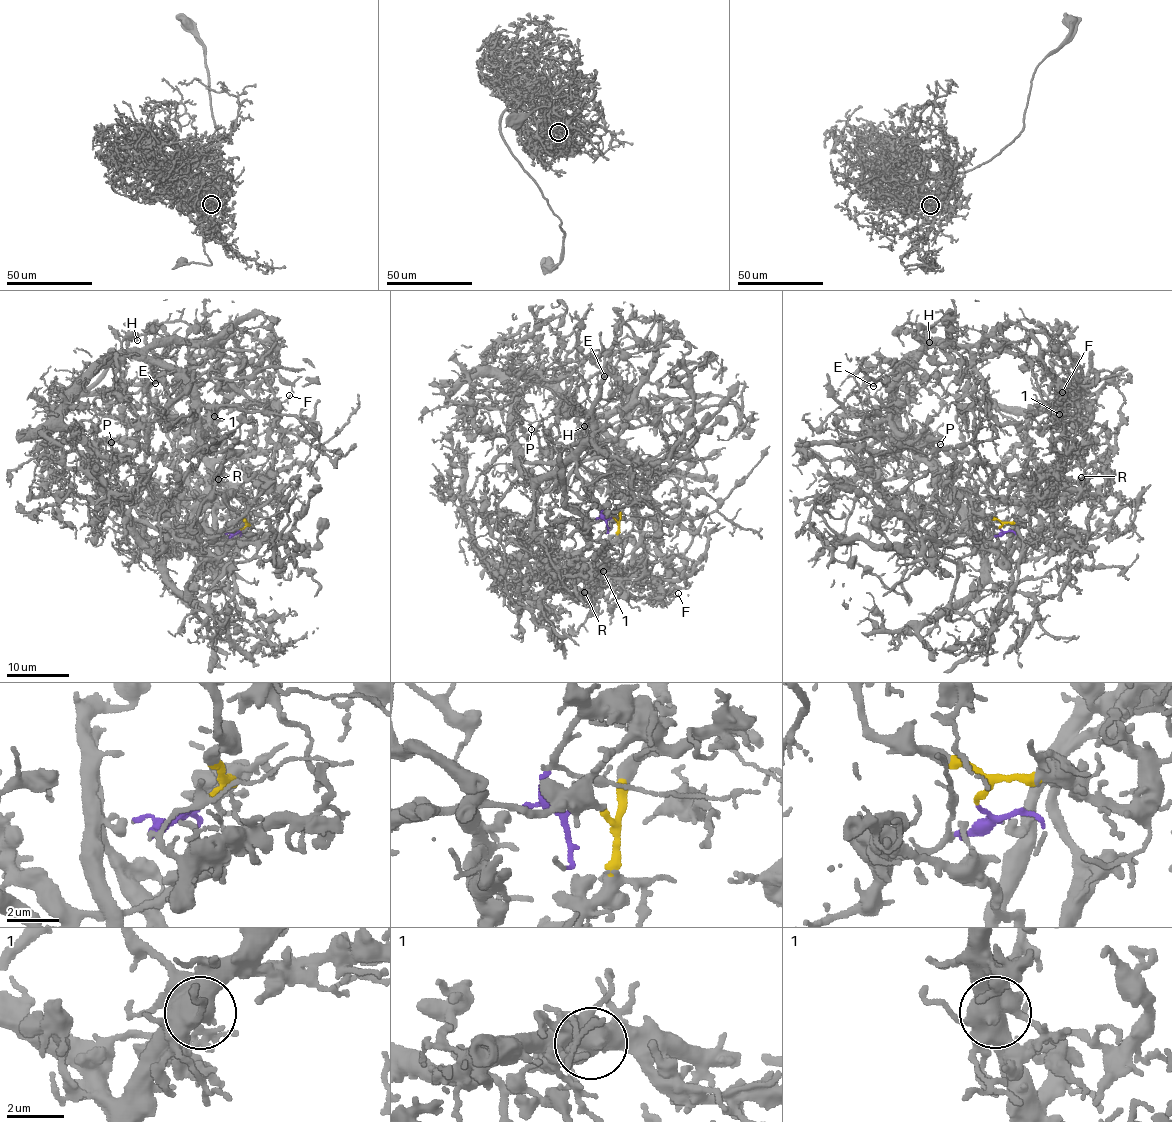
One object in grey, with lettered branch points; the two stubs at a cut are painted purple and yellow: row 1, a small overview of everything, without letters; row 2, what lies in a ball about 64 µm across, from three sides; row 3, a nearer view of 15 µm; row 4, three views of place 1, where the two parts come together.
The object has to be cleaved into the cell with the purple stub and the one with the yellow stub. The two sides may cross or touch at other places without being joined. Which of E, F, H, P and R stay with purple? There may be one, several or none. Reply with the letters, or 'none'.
E, H, P

